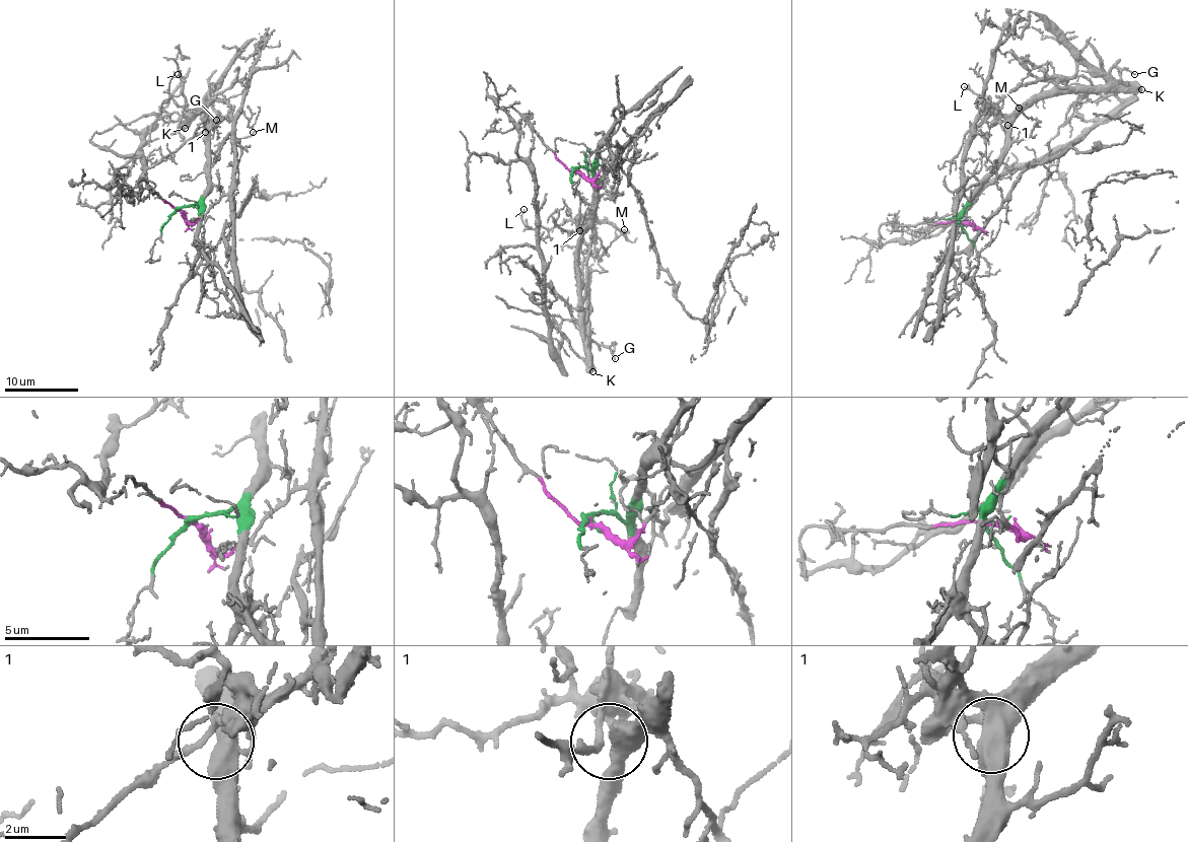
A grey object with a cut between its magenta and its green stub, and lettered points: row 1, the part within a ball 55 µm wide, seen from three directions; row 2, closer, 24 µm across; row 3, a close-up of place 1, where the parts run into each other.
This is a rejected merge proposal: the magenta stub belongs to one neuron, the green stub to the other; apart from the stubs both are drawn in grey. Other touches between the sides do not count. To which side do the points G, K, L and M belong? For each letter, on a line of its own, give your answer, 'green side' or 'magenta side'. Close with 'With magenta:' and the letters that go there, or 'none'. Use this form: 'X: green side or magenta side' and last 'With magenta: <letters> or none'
G: green side
K: green side
L: green side
M: green side
With magenta: none

